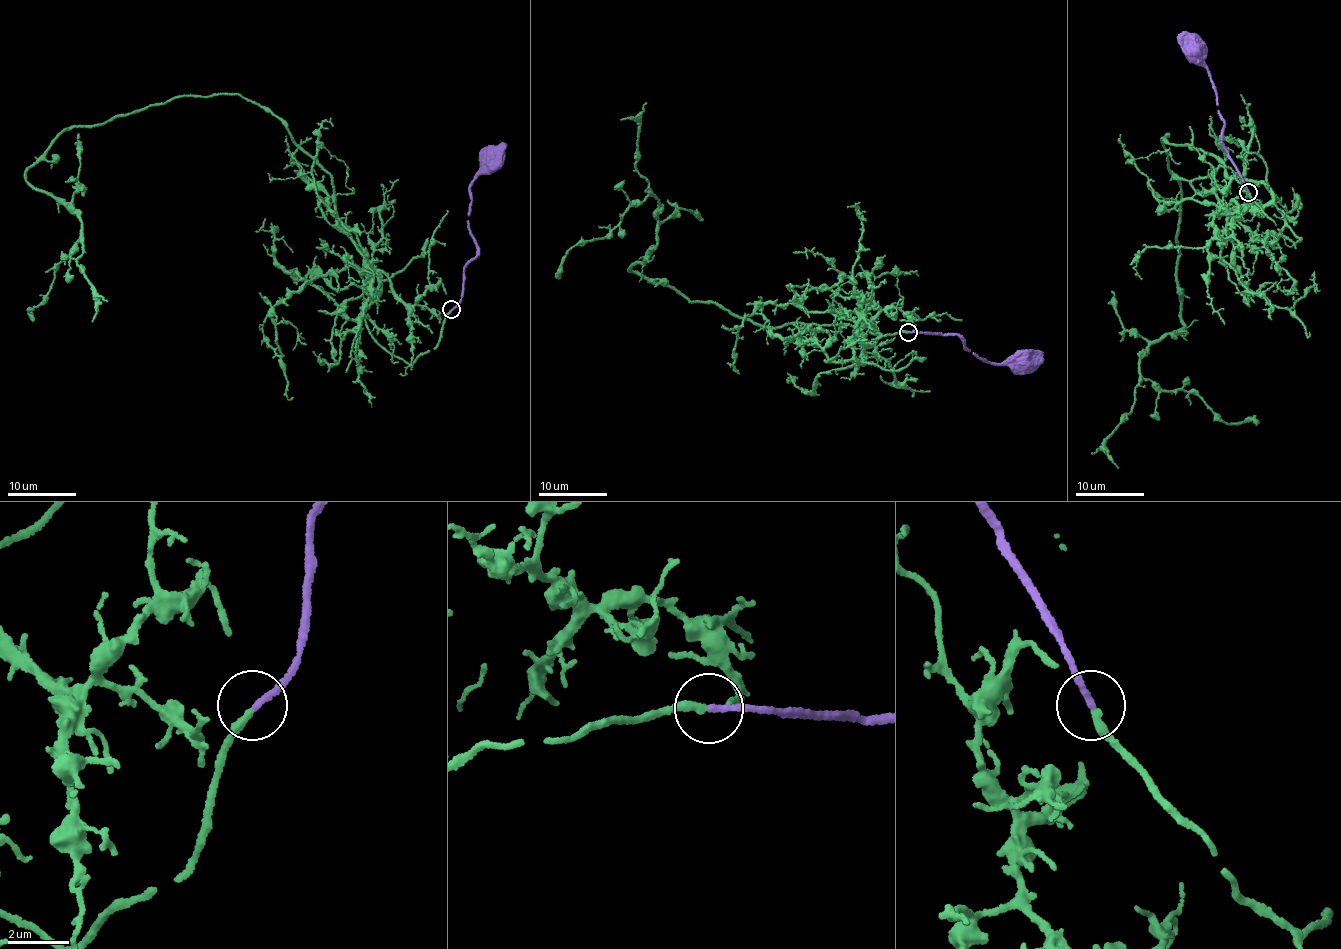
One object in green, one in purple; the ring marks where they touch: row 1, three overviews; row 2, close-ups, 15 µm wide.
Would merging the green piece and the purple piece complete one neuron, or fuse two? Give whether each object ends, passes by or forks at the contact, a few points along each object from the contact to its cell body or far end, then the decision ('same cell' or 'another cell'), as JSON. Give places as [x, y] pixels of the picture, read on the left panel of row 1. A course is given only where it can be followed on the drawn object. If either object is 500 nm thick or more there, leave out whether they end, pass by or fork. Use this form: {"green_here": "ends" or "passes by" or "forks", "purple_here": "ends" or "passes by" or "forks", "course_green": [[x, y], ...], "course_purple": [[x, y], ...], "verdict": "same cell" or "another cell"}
{"green_here": "ends", "purple_here": "ends", "course_green": [[451, 310], [386, 349], [328, 172], [194, 95], [26, 173], [82, 223], [31, 320]], "course_purple": [[451, 310], [461, 298], [464, 269], [476, 256], [475, 239], [469, 221], [470, 187], [490, 156]], "verdict": "same cell"}

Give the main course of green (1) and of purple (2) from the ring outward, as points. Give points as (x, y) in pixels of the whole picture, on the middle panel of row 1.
1: (908, 332), (829, 362), (864, 361), (872, 321), (769, 328), (632, 272), (654, 249), (652, 194), (555, 277)
2: (908, 332), (958, 335), (966, 348), (988, 363), (1006, 364), (1023, 360)

